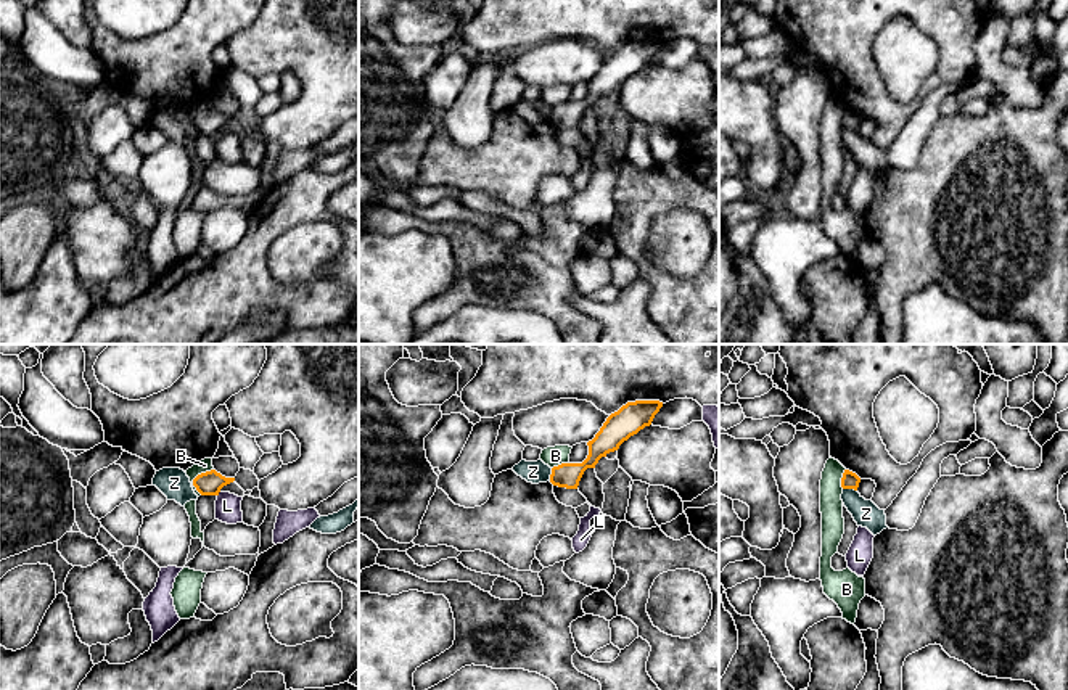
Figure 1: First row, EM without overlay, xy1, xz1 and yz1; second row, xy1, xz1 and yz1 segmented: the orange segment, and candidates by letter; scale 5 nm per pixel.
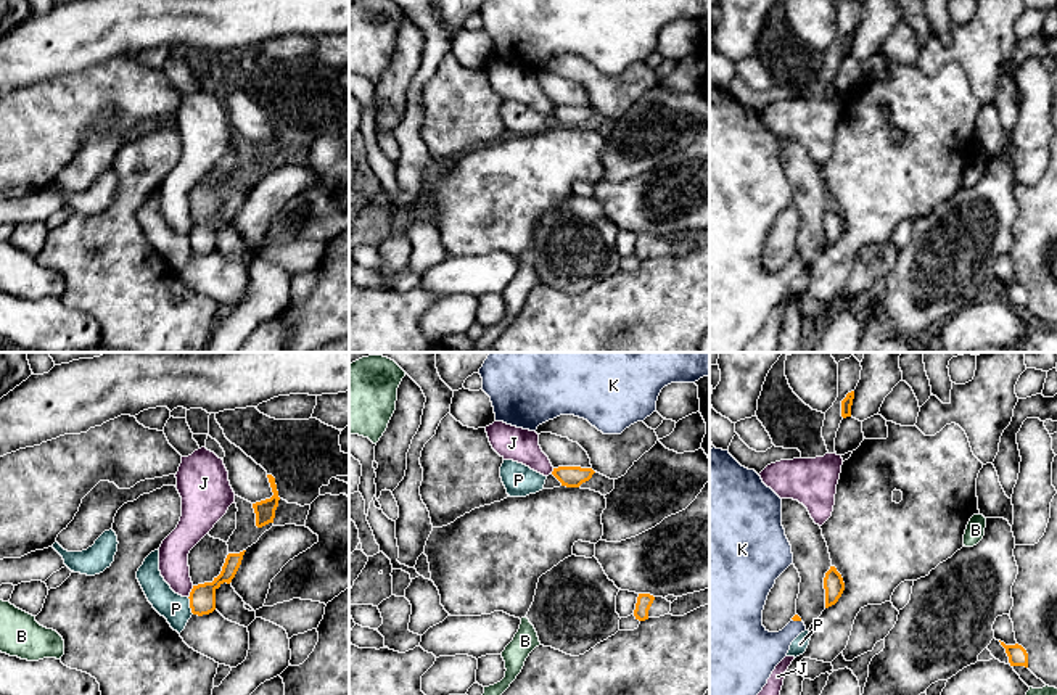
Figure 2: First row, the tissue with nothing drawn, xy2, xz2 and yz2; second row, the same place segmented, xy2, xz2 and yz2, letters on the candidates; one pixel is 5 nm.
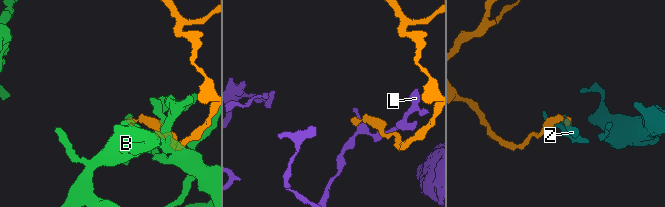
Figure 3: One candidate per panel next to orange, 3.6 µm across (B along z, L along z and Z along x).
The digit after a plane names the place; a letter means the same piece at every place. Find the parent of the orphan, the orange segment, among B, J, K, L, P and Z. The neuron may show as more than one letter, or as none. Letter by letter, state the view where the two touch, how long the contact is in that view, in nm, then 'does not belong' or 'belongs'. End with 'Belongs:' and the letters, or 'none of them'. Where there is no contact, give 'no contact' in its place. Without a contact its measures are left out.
B: contact in xy1; length 150 nm; does not belong
J: contact in xy2; length 70 nm; does not belong
K: contact in yz2; length 50 nm; belongs
L: contact in xy1; length 30 nm; does not belong
P: contact in xy2; length 90 nm; does not belong
Z: contact in yz1; length 70 nm; does not belong
Belongs: K

